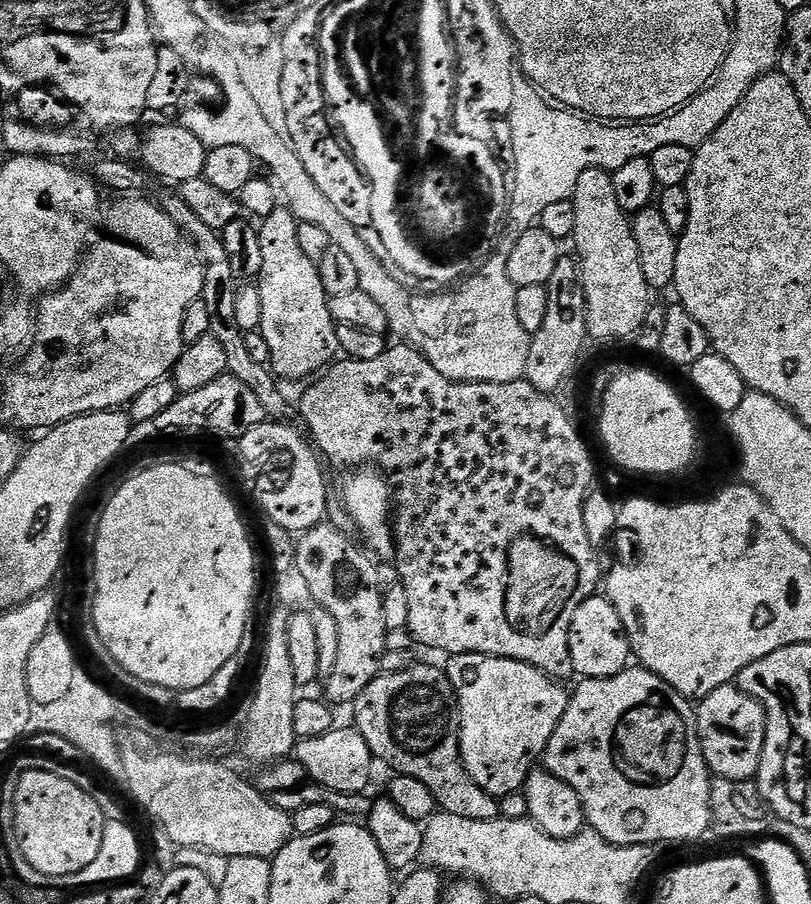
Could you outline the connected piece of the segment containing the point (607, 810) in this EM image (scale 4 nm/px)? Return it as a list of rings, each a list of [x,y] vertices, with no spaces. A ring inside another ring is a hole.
[[[629,666],[619,672],[617,676],[598,678],[597,680],[581,679],[579,683],[580,685],[576,689],[571,689],[566,714],[562,714],[562,722],[558,722],[558,726],[546,746],[542,764],[550,774],[554,774],[554,778],[562,778],[562,782],[566,782],[566,786],[571,786],[574,794],[578,794],[578,798],[582,802],[587,827],[591,831],[597,832],[602,838],[606,838],[606,842],[622,846],[680,844],[683,840],[696,840],[707,828],[711,829],[713,822],[710,786],[713,777],[708,771],[708,763],[704,761],[702,754],[702,746],[696,729],[696,708],[693,701],[689,700],[687,696],[678,694],[678,690],[674,690],[666,682],[662,682],[662,678],[658,678],[658,674],[654,674],[643,666]]]

